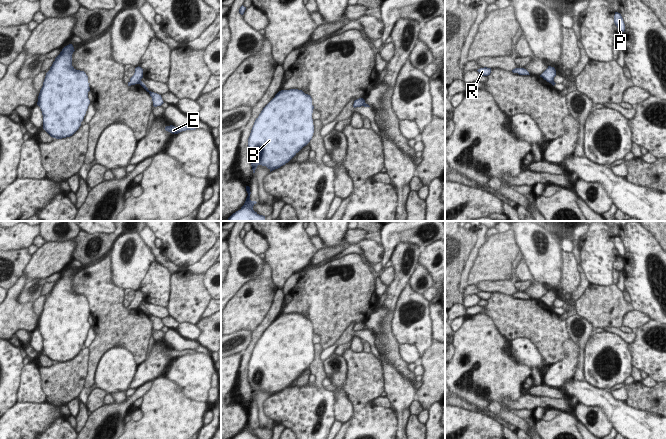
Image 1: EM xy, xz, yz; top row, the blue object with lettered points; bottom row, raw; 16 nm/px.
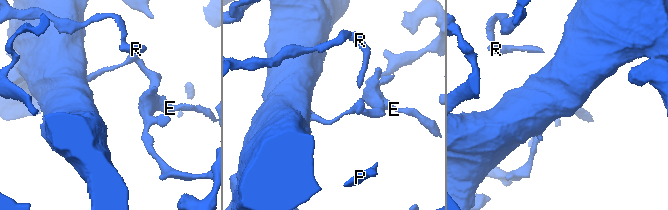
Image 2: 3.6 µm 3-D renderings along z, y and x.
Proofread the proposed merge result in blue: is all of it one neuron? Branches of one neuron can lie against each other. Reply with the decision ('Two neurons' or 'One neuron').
Two neurons.

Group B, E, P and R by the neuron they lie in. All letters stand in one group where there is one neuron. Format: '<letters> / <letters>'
B P / E R

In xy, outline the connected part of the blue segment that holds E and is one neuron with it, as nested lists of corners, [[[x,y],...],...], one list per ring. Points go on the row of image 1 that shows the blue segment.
[[[173,125],[166,126],[166,127],[165,127],[165,130],[168,131],[168,132],[170,132],[170,133],[172,133],[172,134],[173,134],[173,133],[174,133],[174,134],[178,134],[178,133],[180,133],[180,132],[182,132],[182,131],[195,130],[195,129],[196,129],[196,127],[189,126],[189,125],[183,126],[183,127],[181,127],[181,128],[175,127],[175,126],[173,126]]]

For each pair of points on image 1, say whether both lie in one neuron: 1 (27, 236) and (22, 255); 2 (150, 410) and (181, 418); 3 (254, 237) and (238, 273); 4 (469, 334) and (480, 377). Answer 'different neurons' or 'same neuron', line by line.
1: different neurons
2: same neuron
3: different neurons
4: same neuron

